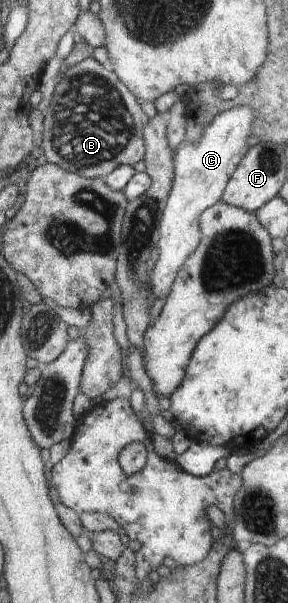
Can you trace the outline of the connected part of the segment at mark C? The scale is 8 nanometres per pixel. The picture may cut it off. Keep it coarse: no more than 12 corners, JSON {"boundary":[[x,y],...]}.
{"boundary":[[253,108],[220,113],[174,154],[150,288],[166,299],[247,153]]}

